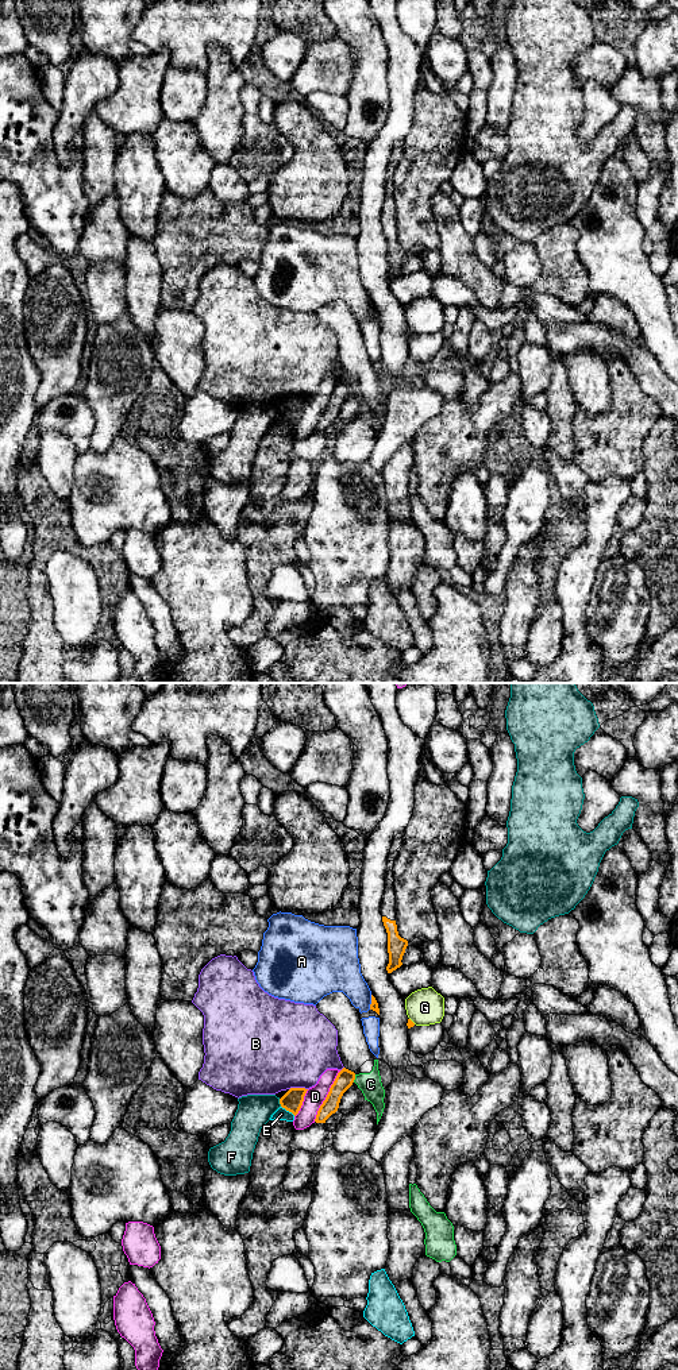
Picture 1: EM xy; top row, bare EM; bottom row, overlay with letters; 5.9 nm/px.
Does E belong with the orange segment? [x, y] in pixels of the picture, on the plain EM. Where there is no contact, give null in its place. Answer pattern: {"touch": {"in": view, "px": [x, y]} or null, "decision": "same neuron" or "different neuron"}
{"touch": {"in": "xy", "px": [288, 419]}, "decision": "different neuron"}

